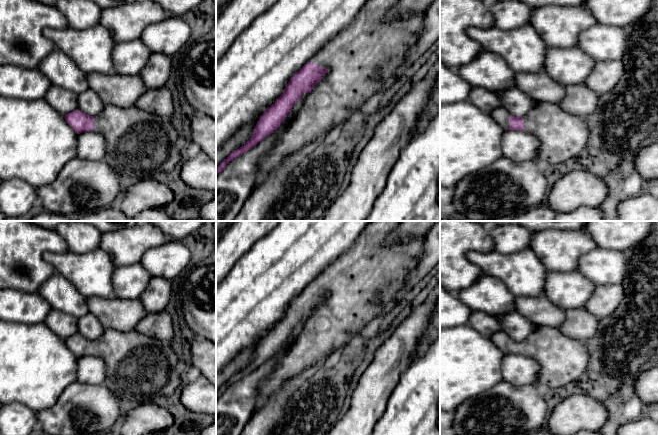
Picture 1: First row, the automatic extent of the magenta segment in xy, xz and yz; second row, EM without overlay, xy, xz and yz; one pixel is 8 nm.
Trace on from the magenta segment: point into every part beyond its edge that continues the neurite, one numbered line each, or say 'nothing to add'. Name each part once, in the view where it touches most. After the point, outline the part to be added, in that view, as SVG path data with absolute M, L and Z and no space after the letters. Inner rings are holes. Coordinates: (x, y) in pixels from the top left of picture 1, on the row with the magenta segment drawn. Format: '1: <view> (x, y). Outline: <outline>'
1: xz (361, 60). Outline: M369 0L355 21L309 60L318 67L325 67L327 73L314 85L298 113L280 133L277 143L262 158L254 187L265 182L286 156L320 137L328 136L336 126L365 116L371 105L394 83L393 75L417 43L426 15L426 12L400 15L393 21L387 21L387 13L398 1Z

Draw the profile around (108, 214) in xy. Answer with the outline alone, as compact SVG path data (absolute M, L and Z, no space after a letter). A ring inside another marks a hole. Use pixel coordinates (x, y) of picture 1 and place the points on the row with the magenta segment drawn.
M107 207L91 213L84 214L78 221L130 221L120 209Z

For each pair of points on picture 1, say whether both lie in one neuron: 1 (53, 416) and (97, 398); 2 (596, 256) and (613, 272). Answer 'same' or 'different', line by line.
1: same
2: same

